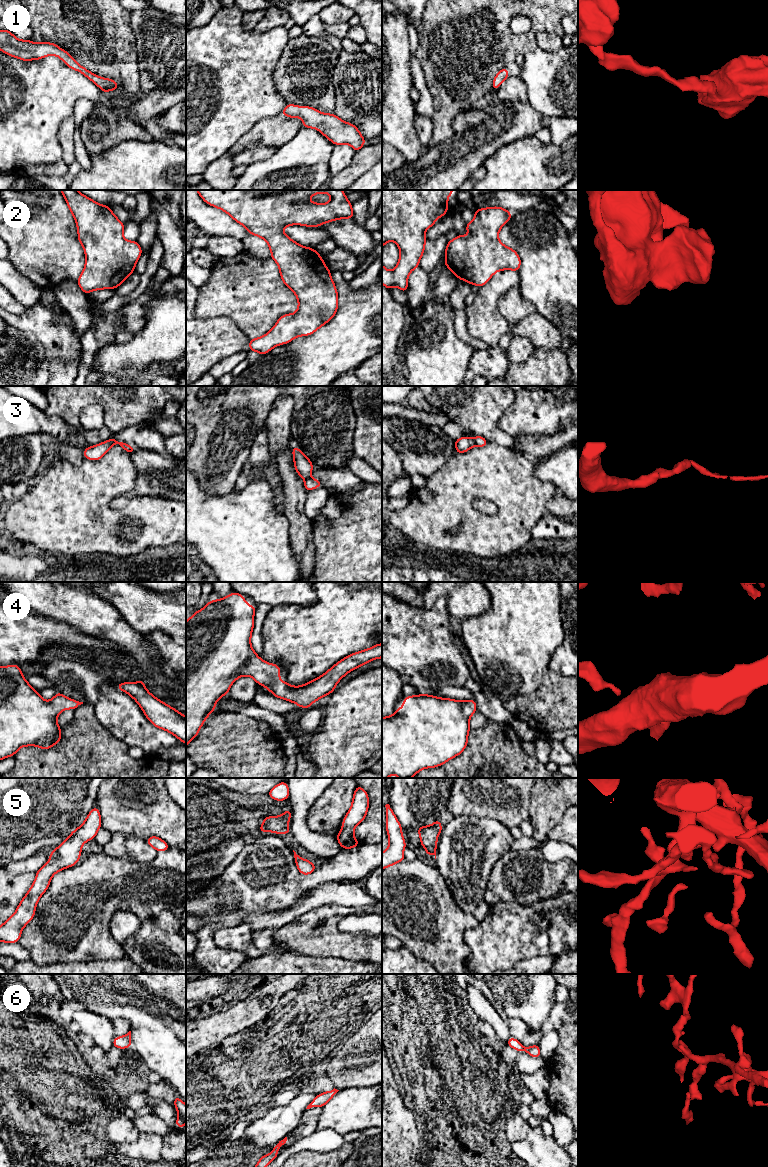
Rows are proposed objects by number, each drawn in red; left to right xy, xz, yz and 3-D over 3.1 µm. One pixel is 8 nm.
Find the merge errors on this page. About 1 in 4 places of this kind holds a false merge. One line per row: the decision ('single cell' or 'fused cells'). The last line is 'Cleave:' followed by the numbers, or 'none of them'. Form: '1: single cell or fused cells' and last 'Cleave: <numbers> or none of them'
1: single cell
2: single cell
3: fused cells
4: single cell
5: single cell
6: single cell
Cleave: 3

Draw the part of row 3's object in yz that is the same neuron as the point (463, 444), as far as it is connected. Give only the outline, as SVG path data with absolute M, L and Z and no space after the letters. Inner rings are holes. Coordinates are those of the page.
M462 436L461 438L454 441L456 453L465 453L475 446L474 438L467 438Z

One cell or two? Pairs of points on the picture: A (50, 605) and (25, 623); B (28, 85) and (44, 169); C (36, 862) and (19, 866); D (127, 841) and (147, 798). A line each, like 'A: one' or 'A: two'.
A: two
B: two
C: one
D: two

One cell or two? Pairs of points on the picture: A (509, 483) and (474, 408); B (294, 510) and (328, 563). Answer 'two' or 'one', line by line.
A: two
B: two

